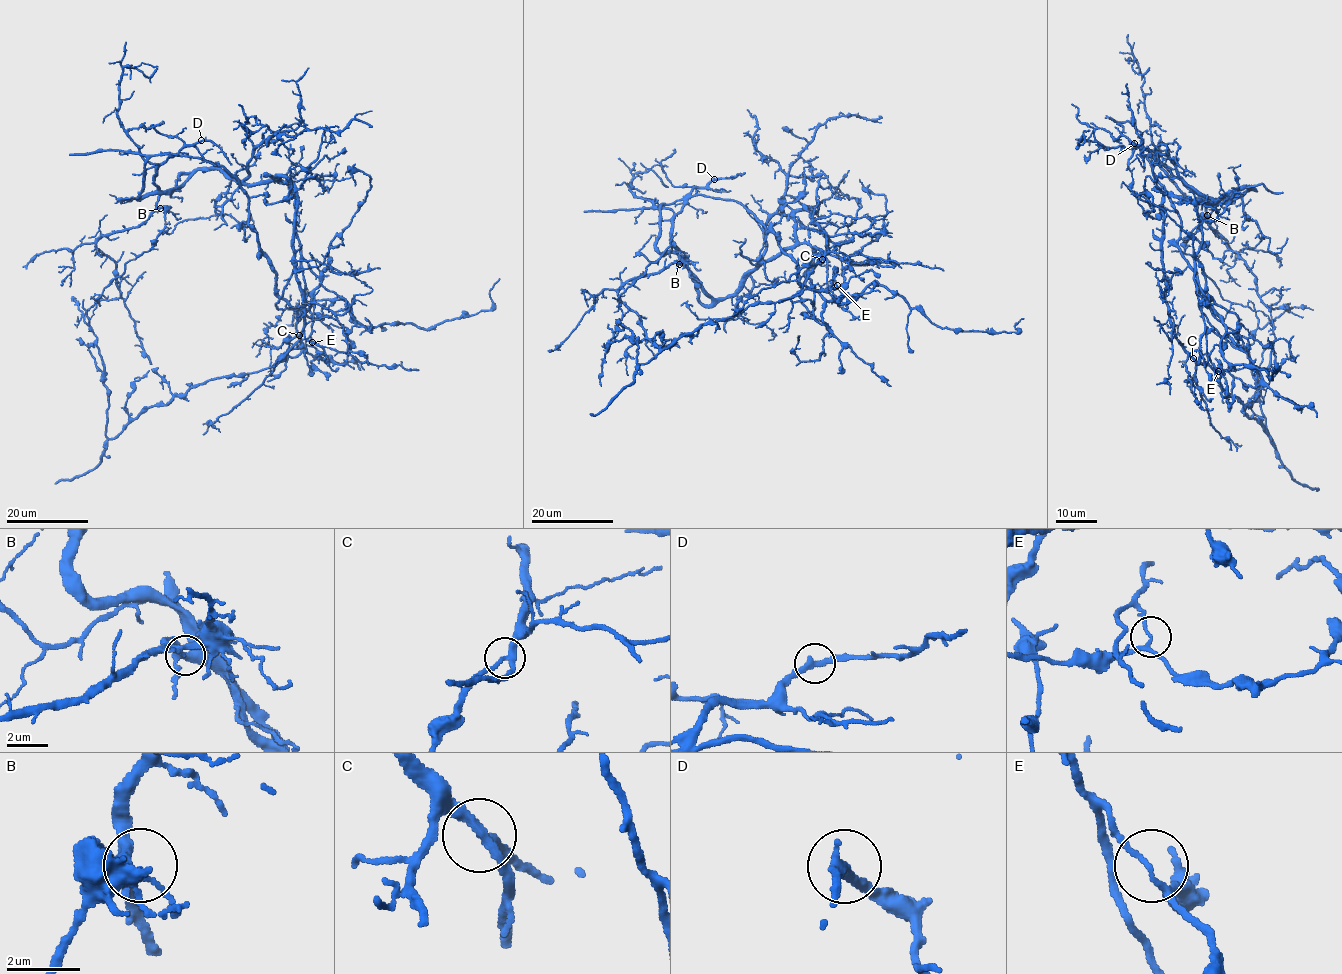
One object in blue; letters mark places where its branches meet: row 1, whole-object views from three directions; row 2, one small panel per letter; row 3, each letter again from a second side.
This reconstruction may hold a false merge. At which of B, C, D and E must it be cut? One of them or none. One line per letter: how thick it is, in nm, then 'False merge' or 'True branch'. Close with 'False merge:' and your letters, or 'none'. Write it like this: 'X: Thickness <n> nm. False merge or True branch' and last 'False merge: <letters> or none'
B: Thickness 160 nm. True branch
C: Thickness 240 nm. True branch
D: Thickness 220 nm. True branch
E: Thickness 110 nm. False merge
False merge: E

